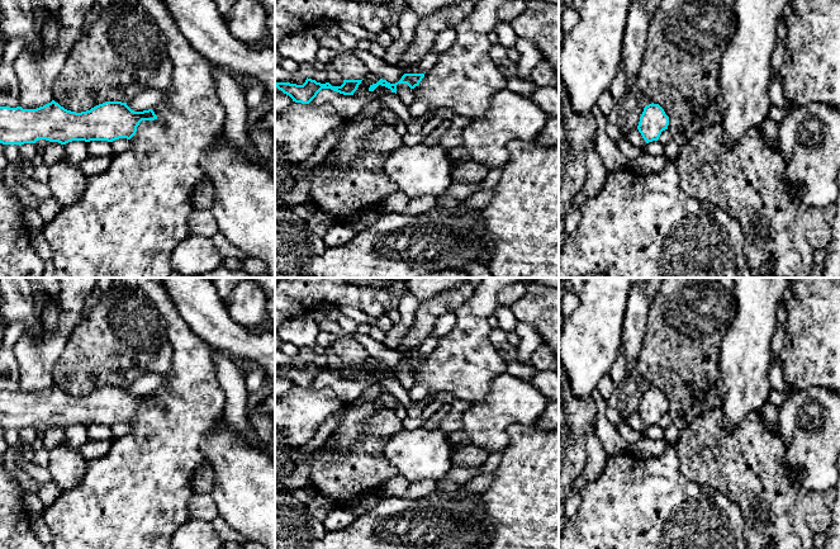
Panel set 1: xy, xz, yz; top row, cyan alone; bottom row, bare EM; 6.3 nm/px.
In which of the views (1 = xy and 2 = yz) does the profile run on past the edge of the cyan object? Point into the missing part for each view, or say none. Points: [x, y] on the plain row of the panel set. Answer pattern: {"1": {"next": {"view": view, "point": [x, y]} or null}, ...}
{"1": {"next": null}, "2": {"next": null}}

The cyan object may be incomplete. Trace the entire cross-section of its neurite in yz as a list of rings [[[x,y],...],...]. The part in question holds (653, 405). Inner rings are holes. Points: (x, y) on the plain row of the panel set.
[[[649,388],[644,392],[637,410],[646,427],[658,425],[661,416],[668,413],[669,401],[659,388]]]

